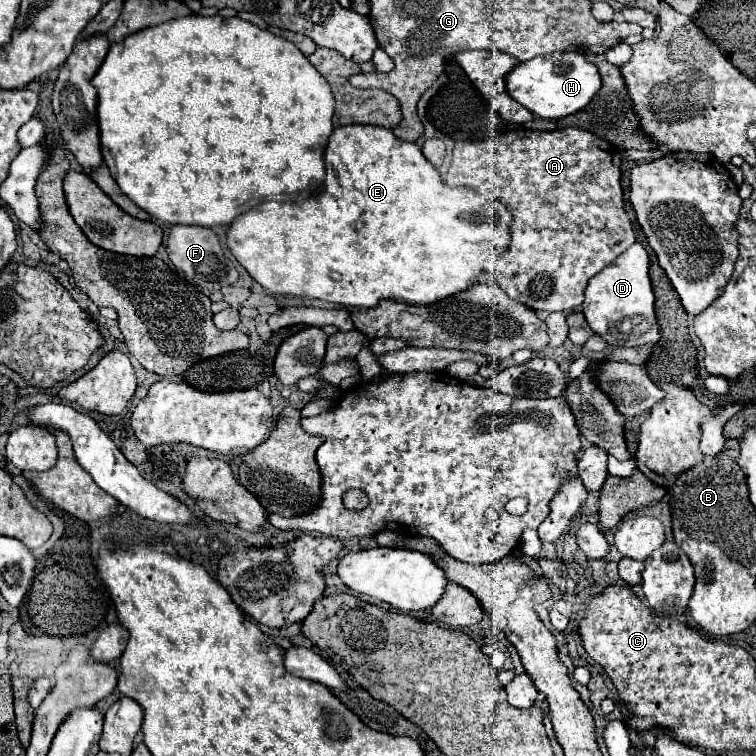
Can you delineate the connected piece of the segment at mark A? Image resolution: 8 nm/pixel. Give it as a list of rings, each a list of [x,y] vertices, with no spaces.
[[[516,128],[496,138],[478,142],[456,142],[450,170],[444,178],[448,186],[472,188],[474,192],[492,192],[496,200],[512,212],[510,246],[502,256],[490,258],[482,274],[484,280],[496,280],[514,300],[540,312],[572,312],[584,300],[584,288],[592,276],[614,262],[632,242],[634,230],[624,208],[620,184],[620,152],[614,144],[582,128],[564,128],[552,132]]]

